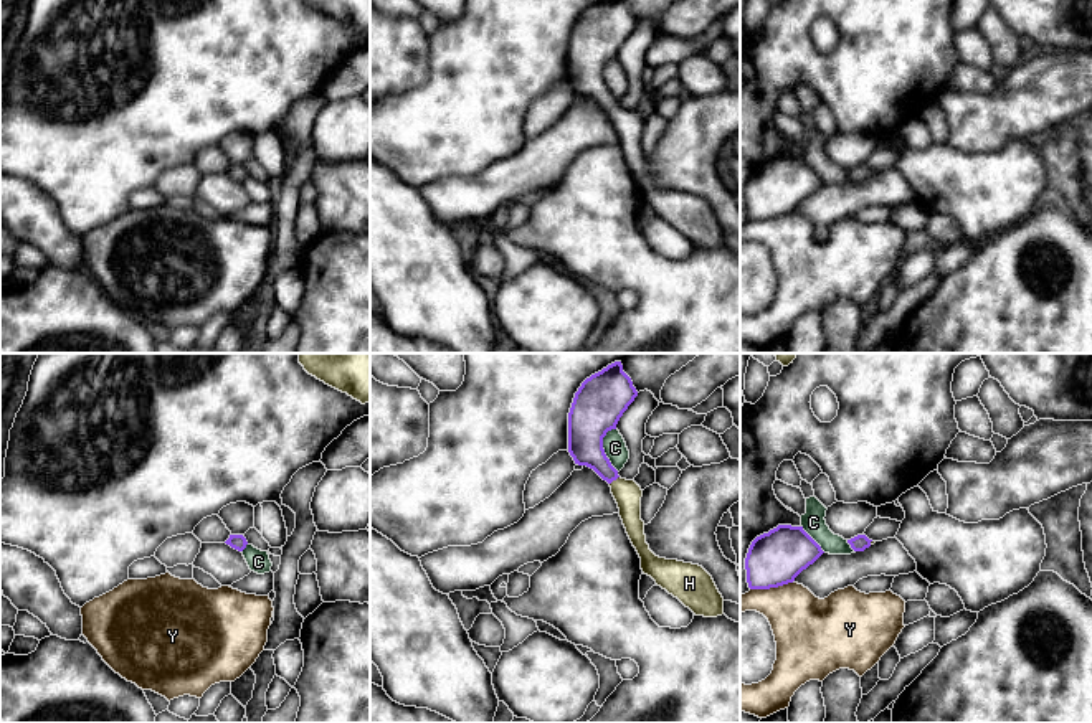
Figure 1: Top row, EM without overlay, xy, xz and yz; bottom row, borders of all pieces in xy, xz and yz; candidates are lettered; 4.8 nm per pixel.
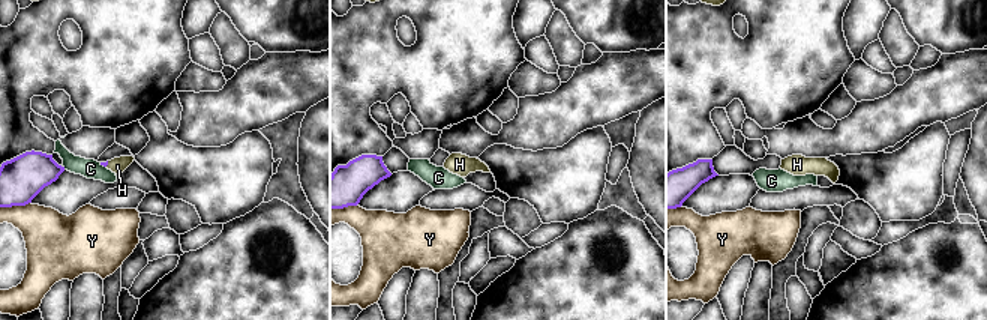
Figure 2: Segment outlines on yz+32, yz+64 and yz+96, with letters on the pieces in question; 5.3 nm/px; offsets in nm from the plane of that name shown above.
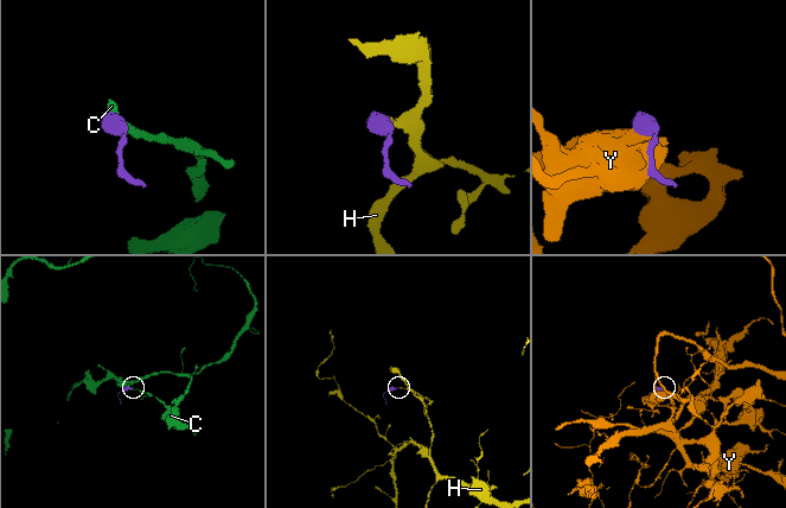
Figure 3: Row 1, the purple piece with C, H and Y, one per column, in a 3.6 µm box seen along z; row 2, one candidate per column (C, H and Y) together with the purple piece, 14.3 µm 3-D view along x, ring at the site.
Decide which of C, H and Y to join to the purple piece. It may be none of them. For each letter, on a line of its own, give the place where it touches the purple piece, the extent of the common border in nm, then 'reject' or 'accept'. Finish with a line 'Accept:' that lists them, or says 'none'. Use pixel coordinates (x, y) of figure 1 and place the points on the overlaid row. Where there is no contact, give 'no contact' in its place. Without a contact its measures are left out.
C: contact xz (603, 449); length 220 nm; reject
H: contact xz (613, 479); length 60 nm; accept
Y: contact yz (770, 586); length 220 nm; reject
Accept: H

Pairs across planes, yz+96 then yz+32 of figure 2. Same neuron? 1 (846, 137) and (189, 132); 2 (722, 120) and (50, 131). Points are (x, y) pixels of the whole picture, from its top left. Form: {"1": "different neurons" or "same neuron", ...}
{"1": "same neuron", "2": "different neurons"}

